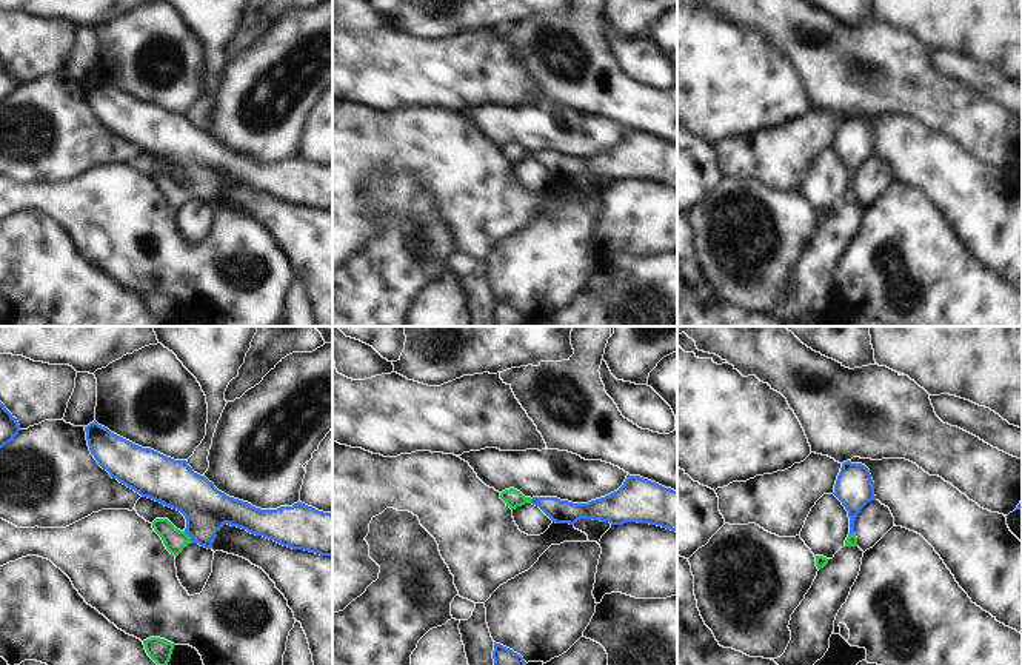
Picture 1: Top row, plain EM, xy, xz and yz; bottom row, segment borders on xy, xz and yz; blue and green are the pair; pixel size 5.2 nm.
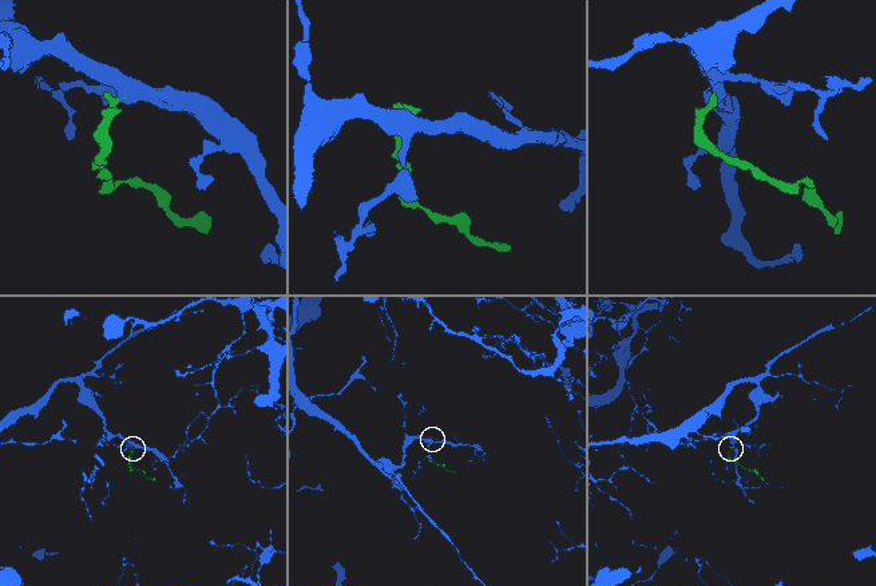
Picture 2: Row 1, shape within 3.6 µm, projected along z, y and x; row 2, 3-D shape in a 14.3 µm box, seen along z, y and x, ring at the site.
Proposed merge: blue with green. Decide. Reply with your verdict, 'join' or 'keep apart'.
join

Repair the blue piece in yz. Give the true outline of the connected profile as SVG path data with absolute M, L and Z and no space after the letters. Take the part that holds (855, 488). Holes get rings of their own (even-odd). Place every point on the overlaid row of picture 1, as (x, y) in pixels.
M843 462L833 494L842 502L850 517L850 534L845 546L857 546L854 520L868 502L876 500L870 470L862 463Z

